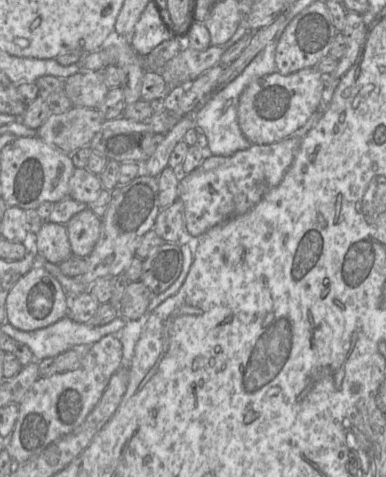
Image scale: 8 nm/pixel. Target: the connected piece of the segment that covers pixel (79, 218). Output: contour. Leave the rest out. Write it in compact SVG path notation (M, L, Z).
M90 209L75 214L66 224L73 256L86 258L100 236L101 220Z

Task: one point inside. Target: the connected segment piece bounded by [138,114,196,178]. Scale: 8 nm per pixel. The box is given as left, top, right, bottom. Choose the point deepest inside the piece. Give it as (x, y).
(158, 161)

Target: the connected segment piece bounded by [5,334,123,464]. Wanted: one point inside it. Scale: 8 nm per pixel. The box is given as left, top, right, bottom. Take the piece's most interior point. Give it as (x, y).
(55, 405)

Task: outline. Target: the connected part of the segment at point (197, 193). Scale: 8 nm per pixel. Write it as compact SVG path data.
M293 134L271 144L252 144L230 156L211 155L205 160L199 146L189 146L182 163L182 172L186 175L178 184L178 199L184 204L187 232L199 237L226 220L251 210L282 181L306 135Z

